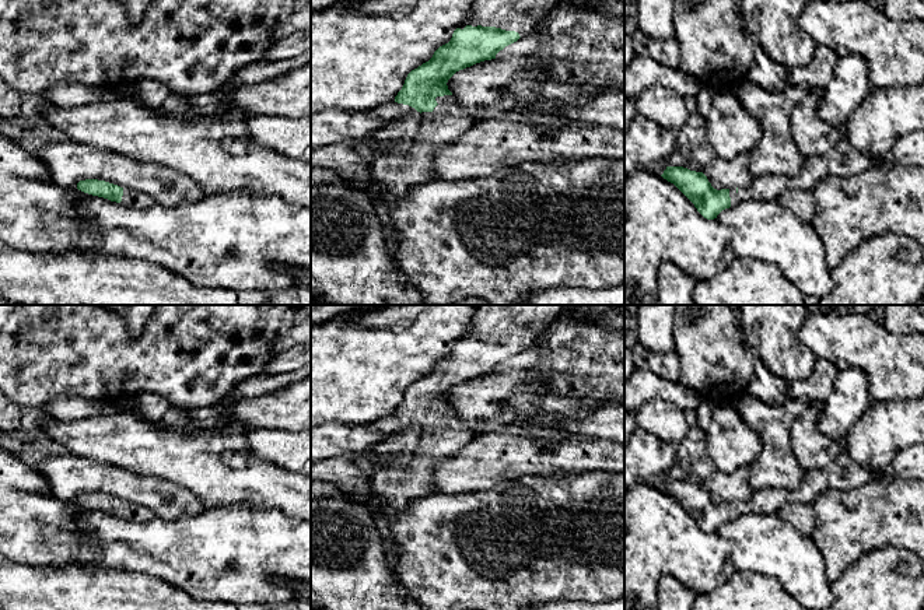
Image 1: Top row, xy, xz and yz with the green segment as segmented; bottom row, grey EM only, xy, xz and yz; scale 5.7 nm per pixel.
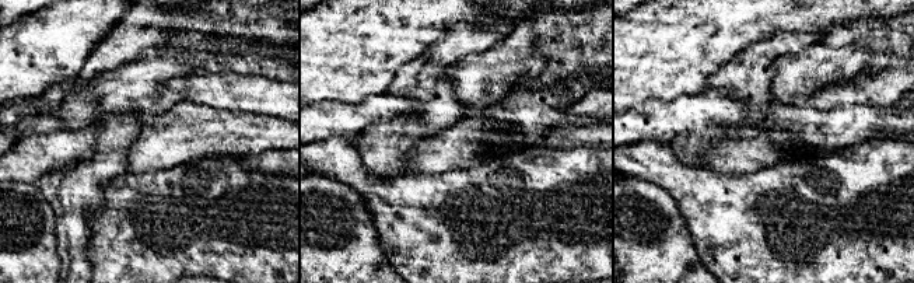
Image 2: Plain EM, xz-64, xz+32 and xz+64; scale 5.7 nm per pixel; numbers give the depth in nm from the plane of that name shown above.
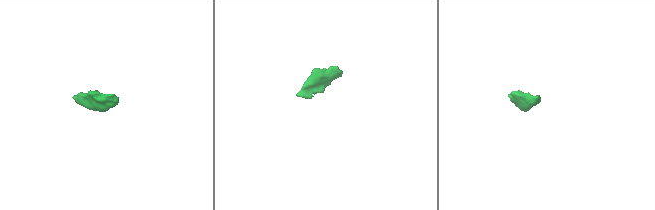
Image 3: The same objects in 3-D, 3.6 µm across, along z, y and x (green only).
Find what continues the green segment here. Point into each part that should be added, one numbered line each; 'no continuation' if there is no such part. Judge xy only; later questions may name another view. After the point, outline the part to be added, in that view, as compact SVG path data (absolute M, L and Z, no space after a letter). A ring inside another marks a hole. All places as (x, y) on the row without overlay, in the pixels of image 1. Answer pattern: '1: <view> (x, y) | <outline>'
1: xy (130, 511) | M123 502L123 509L120 518L136 522L147 522L154 518L154 512L147 506L133 502Z

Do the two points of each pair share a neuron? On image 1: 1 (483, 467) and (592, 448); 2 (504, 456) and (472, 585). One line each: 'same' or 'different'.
1: same
2: different

